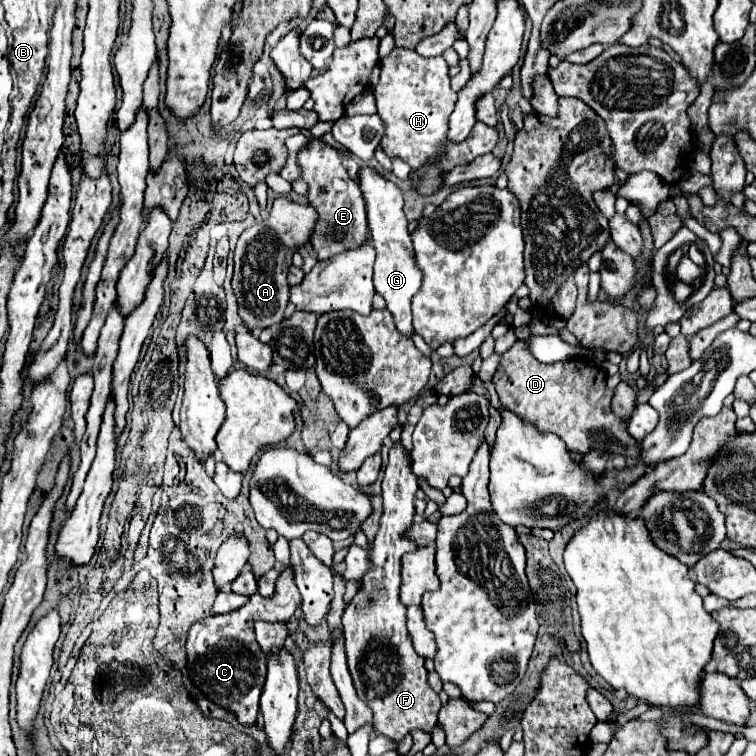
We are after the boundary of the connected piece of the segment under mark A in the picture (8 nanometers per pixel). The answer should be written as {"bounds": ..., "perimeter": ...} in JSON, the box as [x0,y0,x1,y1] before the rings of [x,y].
{"bounds":[232,196,316,330],"perimeter":[[[280,196],[274,200],[268,218],[260,224],[244,230],[234,250],[234,276],[232,290],[238,302],[238,314],[248,330],[264,330],[284,320],[290,286],[286,282],[292,254],[310,240],[310,232],[316,222],[316,210],[312,206],[300,206]]]}

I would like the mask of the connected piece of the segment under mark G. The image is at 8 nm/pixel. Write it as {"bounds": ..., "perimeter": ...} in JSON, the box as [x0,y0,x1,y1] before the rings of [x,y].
{"bounds":[358,168,420,336],"perimeter":[[[360,168],[358,172],[358,184],[366,202],[366,214],[368,214],[368,228],[370,228],[370,240],[376,250],[376,264],[374,264],[374,286],[376,292],[386,300],[388,310],[394,316],[396,328],[404,332],[406,336],[412,336],[412,312],[410,312],[410,300],[420,288],[420,268],[416,268],[414,252],[412,252],[412,240],[408,234],[408,220],[404,216],[404,196],[402,190],[380,176],[374,168]]]}

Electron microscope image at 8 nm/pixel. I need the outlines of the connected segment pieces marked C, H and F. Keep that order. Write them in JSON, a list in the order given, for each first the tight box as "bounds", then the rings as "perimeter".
[{"bounds":[186,564,302,726],"perimeter":[[[288,564],[280,570],[274,596],[262,598],[256,594],[234,612],[206,616],[194,622],[186,638],[186,666],[192,684],[214,704],[232,712],[240,724],[254,726],[258,716],[258,700],[266,680],[266,654],[256,644],[254,622],[288,622],[300,604],[302,598],[294,584],[292,566]]]},{"bounds":[374,46,456,170],"perimeter":[[[396,46],[390,56],[382,58],[382,74],[374,96],[378,116],[386,128],[382,148],[390,158],[400,156],[416,170],[440,152],[444,134],[448,132],[448,116],[456,104],[456,92],[450,88],[448,64],[442,56],[422,58],[414,50]]]},{"bounds":[342,444,442,740],"perimeter":[[[402,444],[392,446],[390,460],[382,480],[384,512],[380,518],[380,530],[372,544],[374,568],[364,578],[362,588],[348,604],[342,616],[344,640],[348,654],[348,668],[360,700],[364,700],[374,712],[374,730],[402,740],[414,728],[432,732],[438,722],[438,710],[442,706],[438,694],[428,686],[424,658],[416,654],[408,628],[406,606],[400,602],[400,556],[416,550],[412,540],[404,540],[404,532],[414,520],[414,494],[418,490],[416,476],[412,474],[408,456]]]}]

